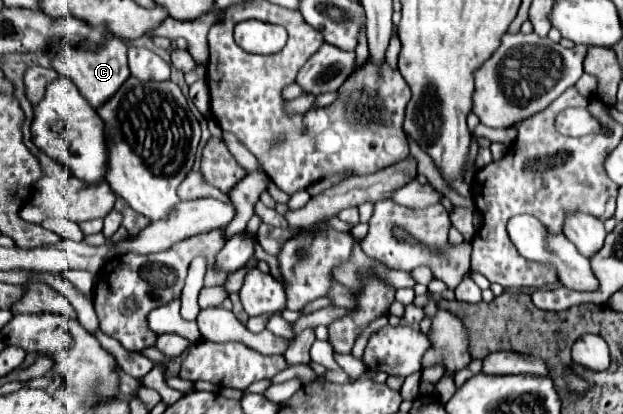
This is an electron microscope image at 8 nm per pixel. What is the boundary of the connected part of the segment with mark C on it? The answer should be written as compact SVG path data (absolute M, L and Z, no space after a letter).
M120 38L106 40L106 44L102 44L96 52L82 50L82 48L62 48L62 52L58 52L52 58L52 66L60 74L70 76L76 82L78 90L82 92L82 96L90 102L90 106L98 110L102 104L106 104L118 92L118 88L130 76L130 68L128 68L128 60L126 60L126 50L128 48L126 48L126 44Z

